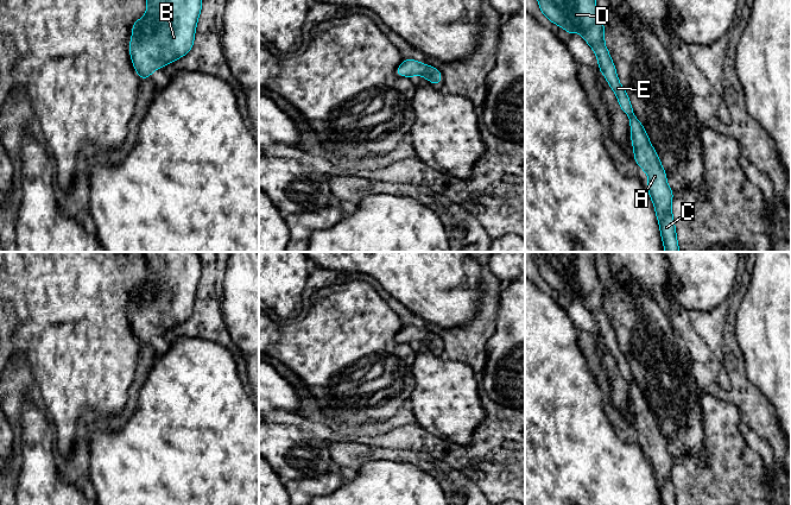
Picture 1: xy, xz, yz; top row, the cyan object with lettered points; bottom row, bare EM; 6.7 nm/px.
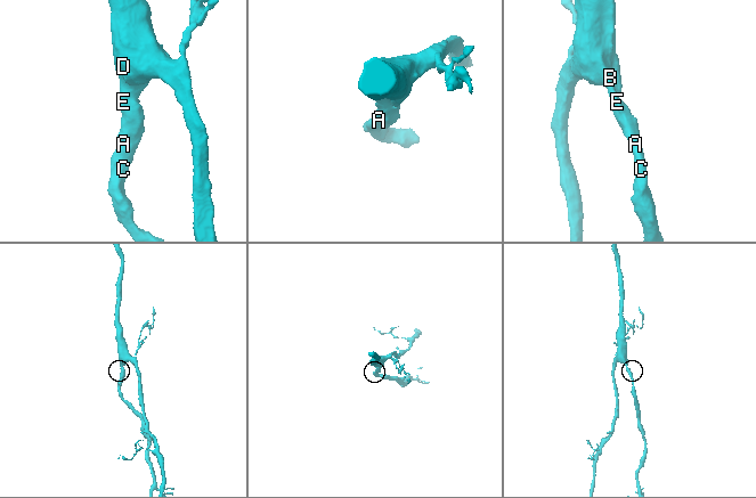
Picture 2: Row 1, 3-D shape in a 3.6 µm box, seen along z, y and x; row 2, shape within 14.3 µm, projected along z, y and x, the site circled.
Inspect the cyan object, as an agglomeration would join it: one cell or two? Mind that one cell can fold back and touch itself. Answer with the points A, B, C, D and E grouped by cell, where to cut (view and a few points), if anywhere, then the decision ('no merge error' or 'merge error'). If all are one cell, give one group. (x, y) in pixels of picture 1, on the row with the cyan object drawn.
A B C D E; no cut; no merge error

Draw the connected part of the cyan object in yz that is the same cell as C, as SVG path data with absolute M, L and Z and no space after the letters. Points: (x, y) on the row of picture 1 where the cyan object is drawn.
M538 0L542 13L553 24L564 27L570 36L580 32L591 46L599 61L599 70L616 94L620 108L629 116L631 139L635 163L647 173L647 191L653 201L665 252L679 252L672 216L673 191L647 132L634 115L629 97L620 84L612 57L605 45L603 20L595 0Z

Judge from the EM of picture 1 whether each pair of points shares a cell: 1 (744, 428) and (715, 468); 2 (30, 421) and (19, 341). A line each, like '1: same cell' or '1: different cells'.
1: different cells
2: different cells

